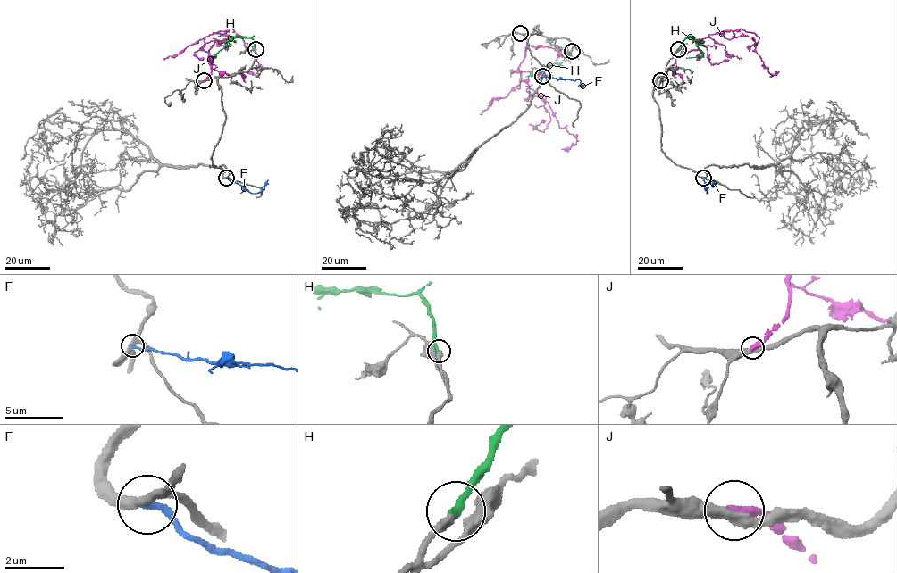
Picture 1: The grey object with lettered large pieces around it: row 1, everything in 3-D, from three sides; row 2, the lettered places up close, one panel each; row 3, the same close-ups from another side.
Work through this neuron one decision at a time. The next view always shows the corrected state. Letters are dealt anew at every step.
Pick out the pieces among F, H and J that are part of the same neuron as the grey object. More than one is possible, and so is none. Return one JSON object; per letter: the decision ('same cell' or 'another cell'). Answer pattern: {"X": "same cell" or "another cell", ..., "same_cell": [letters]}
{"F": "another cell", "H": "same cell", "J": "another cell", "same_cell": ["H"]}

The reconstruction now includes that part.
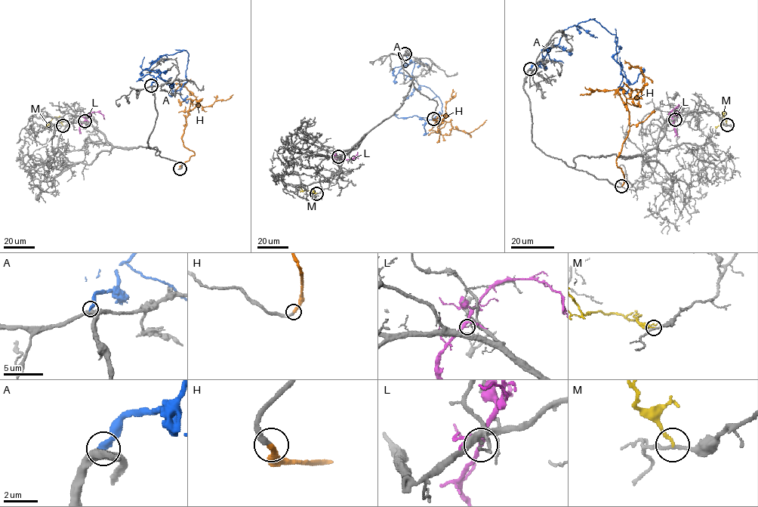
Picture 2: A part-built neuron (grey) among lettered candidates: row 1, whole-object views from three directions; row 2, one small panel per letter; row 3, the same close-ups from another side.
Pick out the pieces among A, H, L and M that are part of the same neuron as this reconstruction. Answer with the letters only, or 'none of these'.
H

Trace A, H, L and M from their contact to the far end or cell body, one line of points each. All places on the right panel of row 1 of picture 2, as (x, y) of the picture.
A: (530, 69), (565, 29), (594, 19), (617, 38), (613, 59), (624, 77), (617, 61), (620, 47), (615, 29)
H: (621, 186), (623, 175), (616, 160), (630, 128), (624, 104), (644, 85), (640, 69), (630, 66), (638, 66)
L: (675, 119), (679, 106), (672, 110), (677, 116)
M: (727, 125), (722, 112), (723, 123), (716, 128)

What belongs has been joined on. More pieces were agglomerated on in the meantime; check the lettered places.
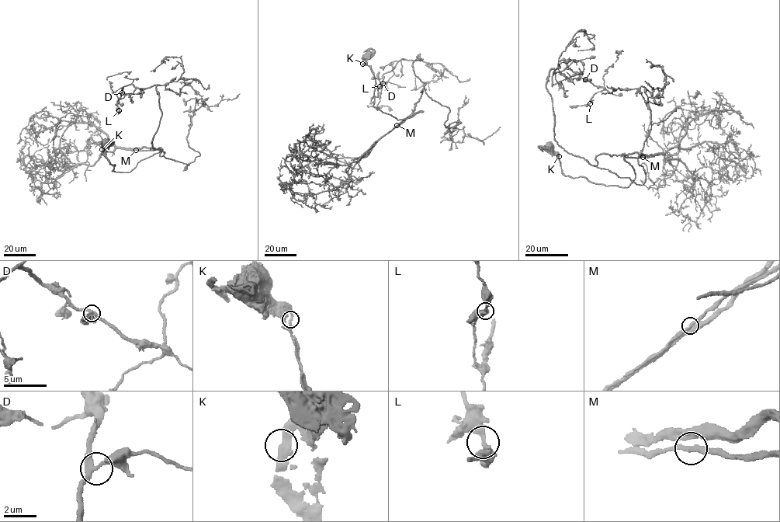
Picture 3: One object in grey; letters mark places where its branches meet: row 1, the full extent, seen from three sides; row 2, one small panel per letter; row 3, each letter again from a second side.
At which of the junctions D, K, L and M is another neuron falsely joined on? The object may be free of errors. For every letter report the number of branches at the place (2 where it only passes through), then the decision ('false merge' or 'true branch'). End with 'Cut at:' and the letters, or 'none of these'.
D: 3 branches meet; true branch
K: 2 branches meet; true branch
L: 2 branches meet; true branch
M: 3 branches meet; true branch
Cut at: none of these

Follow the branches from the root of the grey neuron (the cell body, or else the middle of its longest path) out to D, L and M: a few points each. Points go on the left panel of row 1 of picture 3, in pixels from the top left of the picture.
D: (106, 143), (116, 172), (162, 150), (136, 149), (164, 154), (151, 142), (155, 85), (122, 92)
L: (106, 143), (116, 172), (162, 150), (136, 149), (164, 154), (151, 142), (155, 85), (123, 86), (119, 110)
M: (106, 143), (102, 153), (109, 164), (115, 164), (112, 171), (130, 172), (142, 160), (162, 150), (136, 150)

